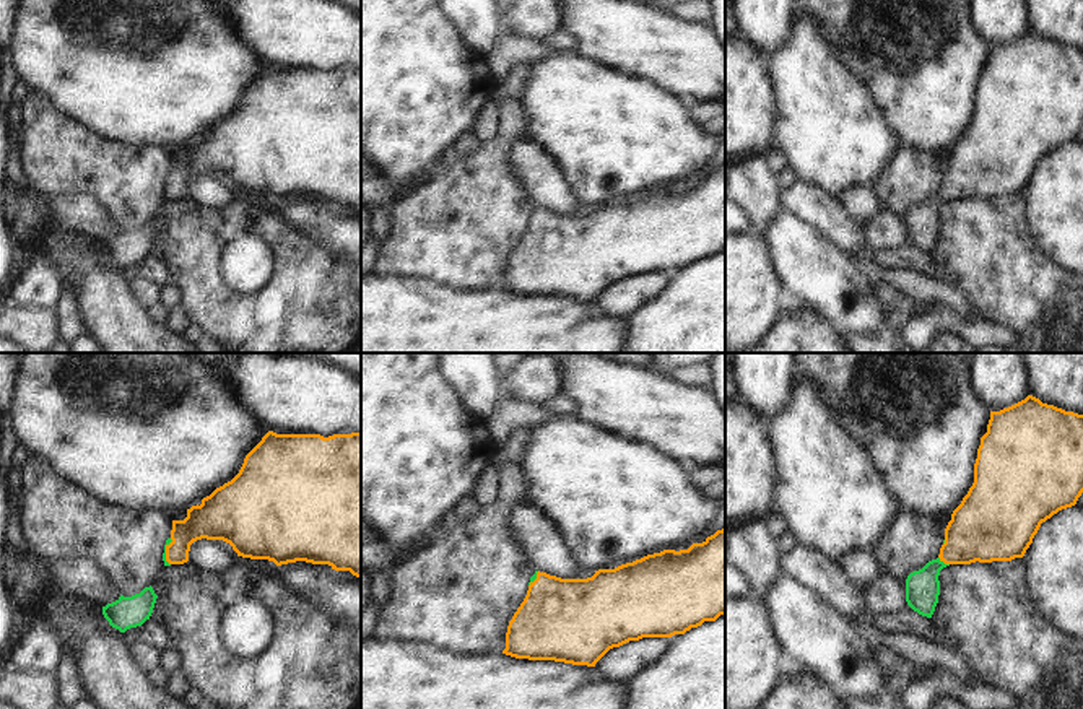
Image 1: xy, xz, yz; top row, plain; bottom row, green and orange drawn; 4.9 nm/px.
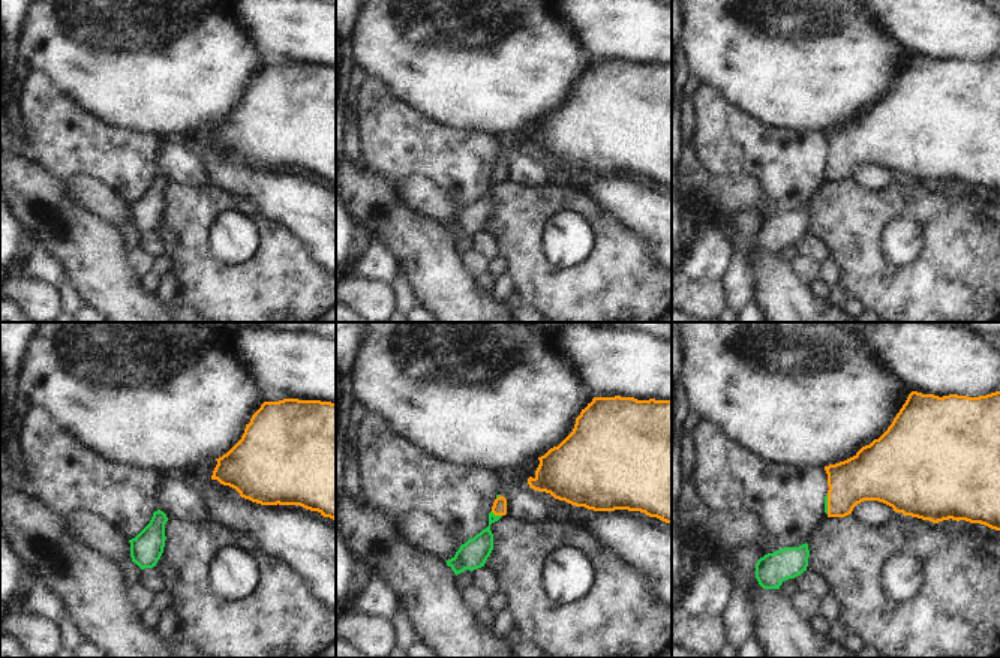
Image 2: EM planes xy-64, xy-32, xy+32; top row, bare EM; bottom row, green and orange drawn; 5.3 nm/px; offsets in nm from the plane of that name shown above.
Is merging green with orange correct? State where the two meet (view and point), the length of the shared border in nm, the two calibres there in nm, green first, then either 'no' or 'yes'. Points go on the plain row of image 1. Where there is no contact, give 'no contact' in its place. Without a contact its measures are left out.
contact yz (942, 197); length 70 nm; calibres 180 and 320 nm; yes

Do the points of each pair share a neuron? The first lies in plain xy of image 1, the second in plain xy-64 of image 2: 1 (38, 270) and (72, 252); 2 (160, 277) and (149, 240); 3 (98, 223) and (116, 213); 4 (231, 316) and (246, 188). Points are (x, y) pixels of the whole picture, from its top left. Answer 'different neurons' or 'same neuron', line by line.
1: different neurons
2: same neuron
3: same neuron
4: different neurons

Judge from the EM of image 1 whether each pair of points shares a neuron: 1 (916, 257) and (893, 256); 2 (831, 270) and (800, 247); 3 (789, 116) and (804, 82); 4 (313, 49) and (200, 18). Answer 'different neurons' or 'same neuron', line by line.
1: same neuron
2: same neuron
3: same neuron
4: different neurons

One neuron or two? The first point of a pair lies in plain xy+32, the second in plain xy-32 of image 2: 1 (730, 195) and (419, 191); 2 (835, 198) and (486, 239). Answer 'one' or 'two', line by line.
1: one
2: two

